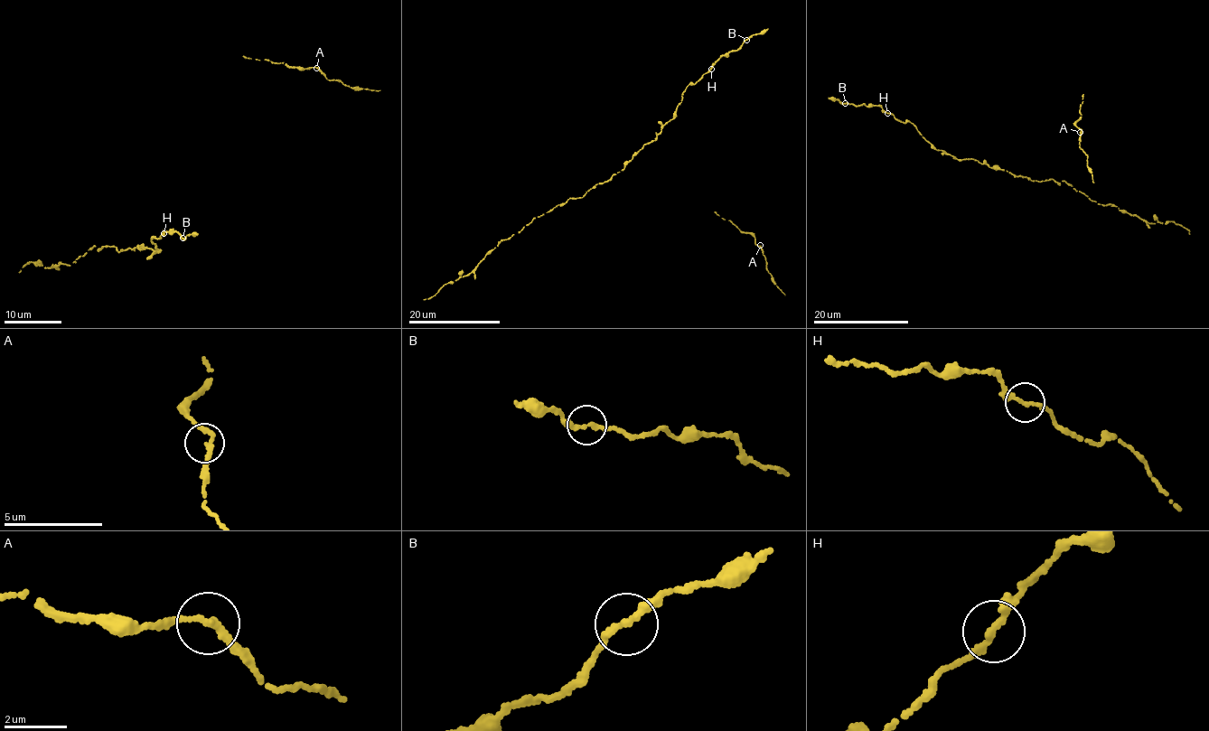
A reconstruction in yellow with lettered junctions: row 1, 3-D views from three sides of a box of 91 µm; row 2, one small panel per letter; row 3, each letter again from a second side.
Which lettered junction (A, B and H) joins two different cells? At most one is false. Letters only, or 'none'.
none

